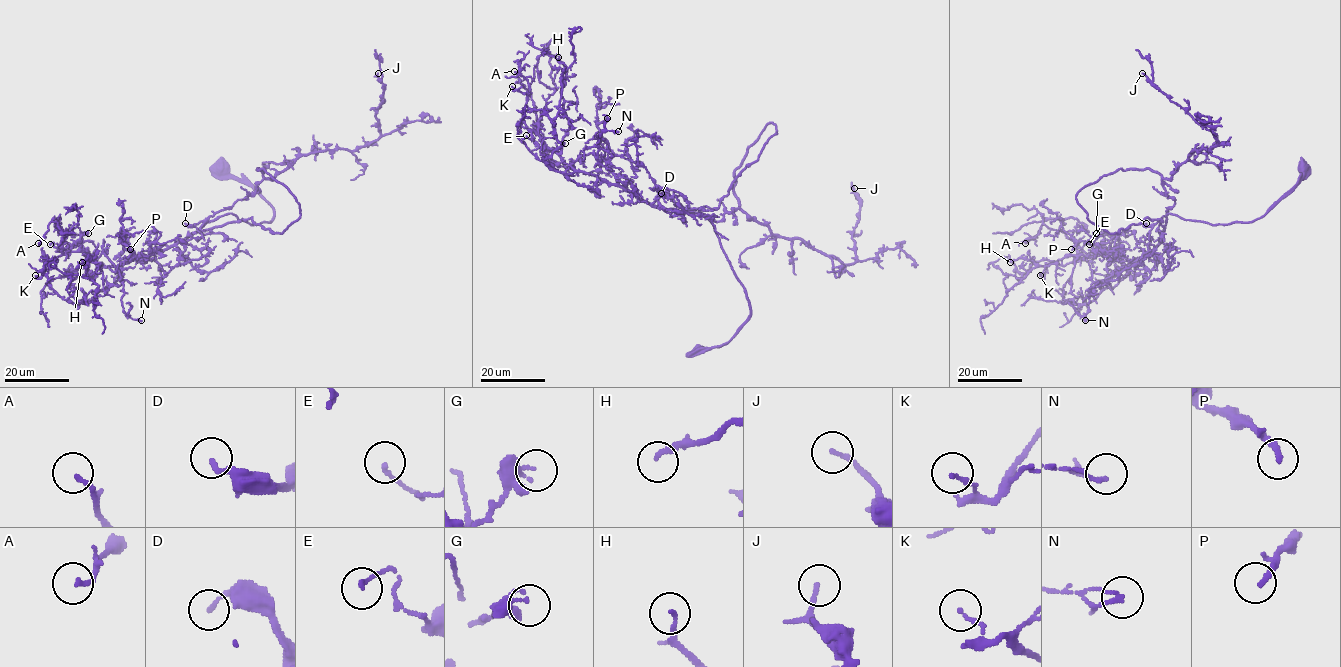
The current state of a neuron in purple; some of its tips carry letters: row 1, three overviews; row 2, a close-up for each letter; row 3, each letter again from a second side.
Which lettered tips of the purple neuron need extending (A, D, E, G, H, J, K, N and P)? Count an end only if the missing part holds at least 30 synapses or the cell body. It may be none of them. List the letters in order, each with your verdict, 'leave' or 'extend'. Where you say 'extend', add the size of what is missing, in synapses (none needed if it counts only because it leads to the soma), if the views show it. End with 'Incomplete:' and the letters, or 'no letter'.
A: leave
D: leave
E: leave
G: leave
H: extend | 60 syn
J: leave
K: leave
N: leave
P: extend | 80 syn
Incomplete: H, P

